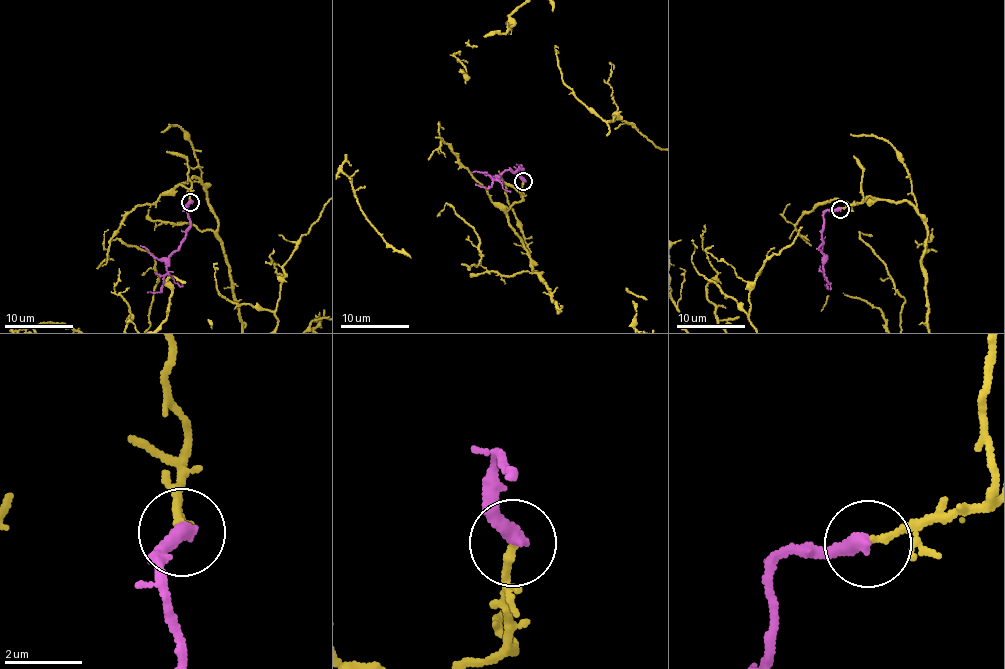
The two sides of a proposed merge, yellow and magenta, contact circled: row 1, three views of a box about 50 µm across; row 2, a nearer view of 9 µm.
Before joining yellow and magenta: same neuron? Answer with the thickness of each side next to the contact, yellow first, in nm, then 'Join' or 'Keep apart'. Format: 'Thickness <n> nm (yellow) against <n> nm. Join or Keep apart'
Thickness 170 nm (yellow) against 400 nm. Join

